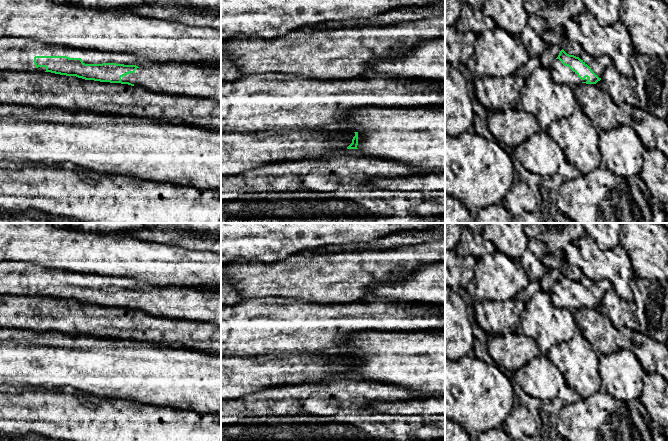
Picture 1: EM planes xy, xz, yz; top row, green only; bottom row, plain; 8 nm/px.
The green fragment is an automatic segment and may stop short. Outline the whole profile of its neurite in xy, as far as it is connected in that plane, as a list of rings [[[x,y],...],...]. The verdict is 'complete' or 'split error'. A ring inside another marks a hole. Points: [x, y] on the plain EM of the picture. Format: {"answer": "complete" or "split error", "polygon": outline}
{"answer": "split error", "polygon": [[[35,280],[35,292],[45,291],[45,296],[76,300],[85,304],[142,310],[152,315],[171,319],[201,321],[221,328],[221,290],[185,286],[152,286],[146,292],[116,287],[85,288],[81,282],[67,280]]]}

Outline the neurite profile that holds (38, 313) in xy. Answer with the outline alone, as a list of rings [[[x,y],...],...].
[[[0,295],[0,328],[166,343],[206,352],[210,355],[221,355],[221,328],[215,324],[171,319],[163,315],[152,315],[142,310],[85,304],[76,300],[51,296]]]

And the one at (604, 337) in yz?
[[[580,307],[574,312],[574,318],[579,331],[598,354],[607,355],[632,347],[631,339],[625,337],[609,317],[595,308]]]

